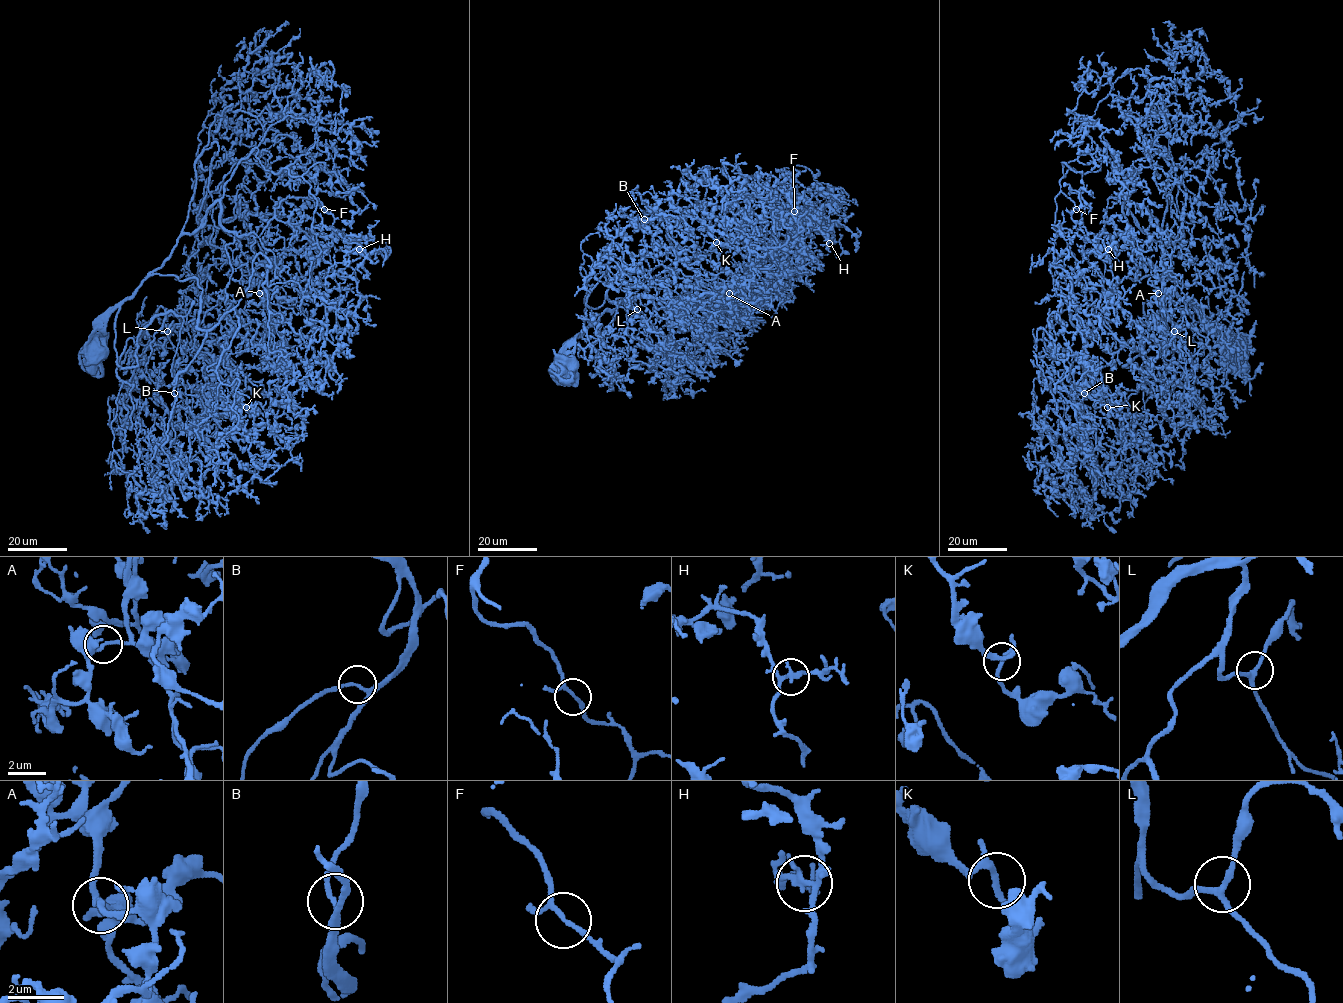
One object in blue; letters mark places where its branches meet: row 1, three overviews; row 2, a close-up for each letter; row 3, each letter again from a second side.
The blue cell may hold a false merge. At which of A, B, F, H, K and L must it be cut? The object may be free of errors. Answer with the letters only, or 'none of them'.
none of them

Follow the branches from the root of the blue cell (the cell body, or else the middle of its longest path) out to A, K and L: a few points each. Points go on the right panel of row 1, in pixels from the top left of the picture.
A: (1230, 352), (1177, 294), (1161, 235), (1145, 232), (1124, 201), (1120, 232), (1159, 241), (1173, 262), (1158, 293)
K: (1230, 352), (1168, 275), (1125, 278), (1098, 327), (1066, 309), (1044, 331), (1053, 369), (1079, 357), (1107, 407)
L: (1230, 352), (1191, 306), (1152, 361), (1123, 366), (1161, 341), (1167, 328), (1162, 314), (1174, 331)

